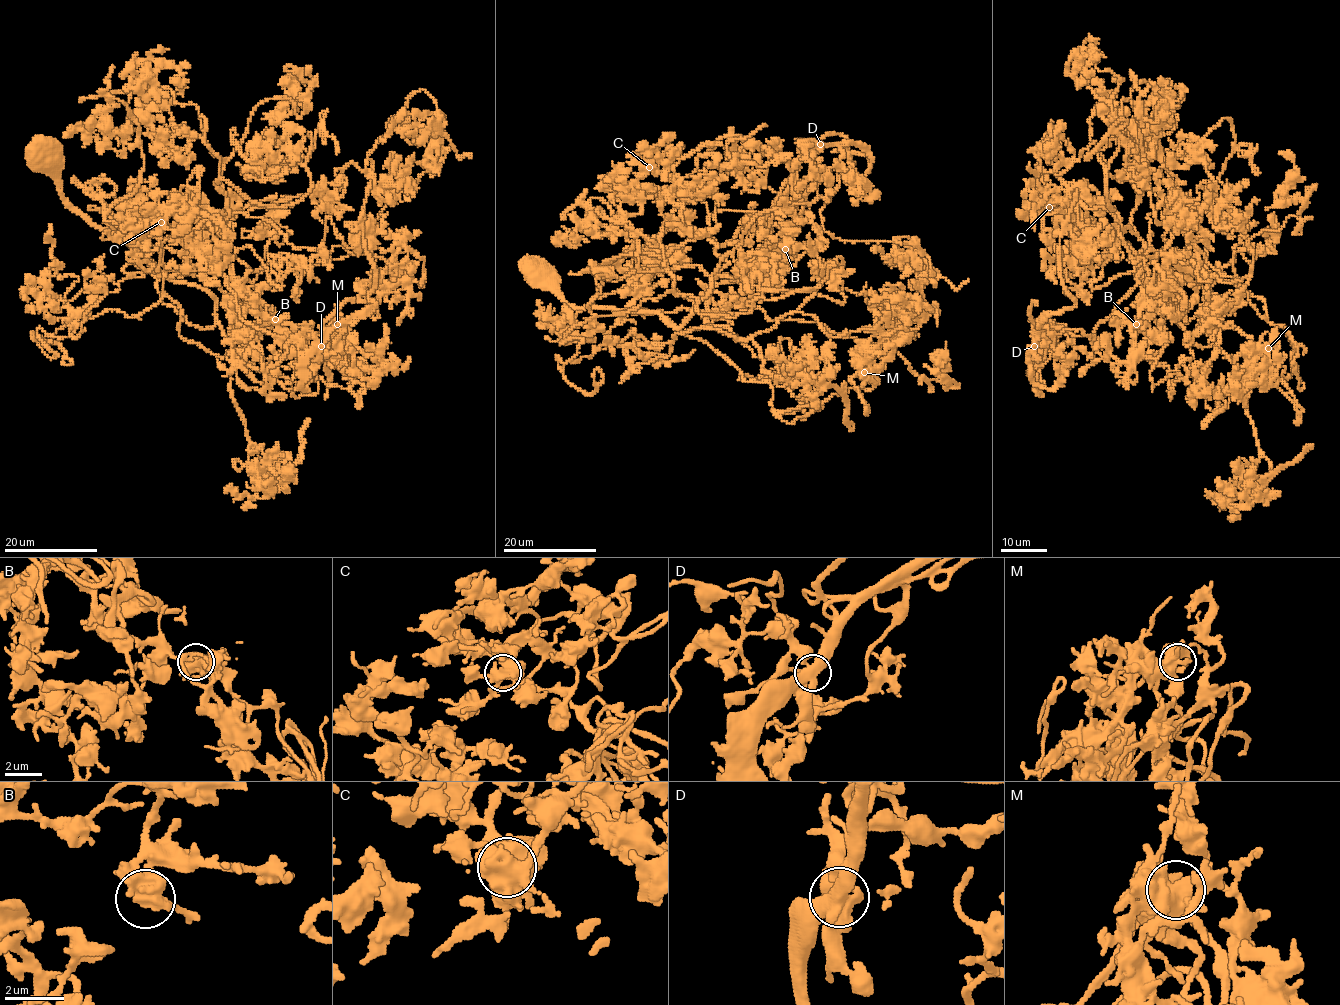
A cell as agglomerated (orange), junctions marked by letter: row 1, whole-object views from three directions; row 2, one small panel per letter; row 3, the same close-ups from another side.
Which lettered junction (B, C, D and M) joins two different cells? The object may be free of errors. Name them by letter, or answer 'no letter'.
D

